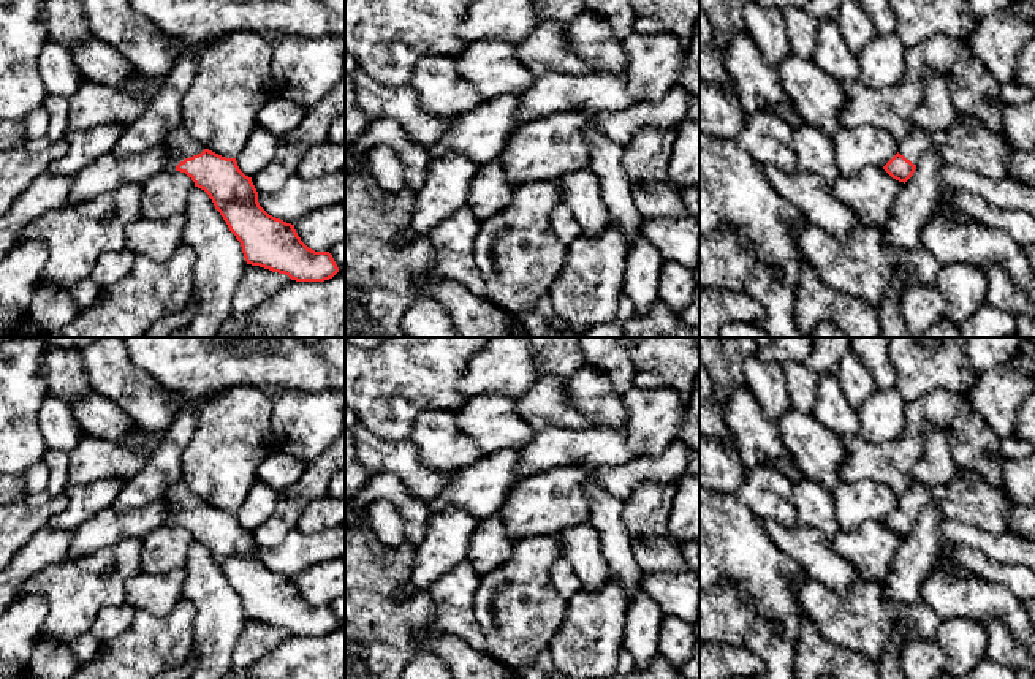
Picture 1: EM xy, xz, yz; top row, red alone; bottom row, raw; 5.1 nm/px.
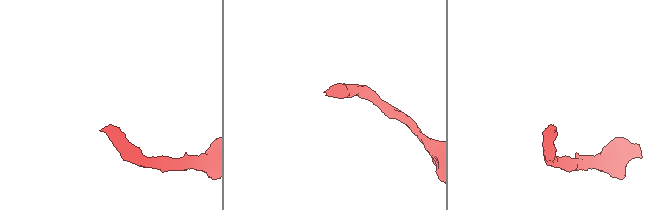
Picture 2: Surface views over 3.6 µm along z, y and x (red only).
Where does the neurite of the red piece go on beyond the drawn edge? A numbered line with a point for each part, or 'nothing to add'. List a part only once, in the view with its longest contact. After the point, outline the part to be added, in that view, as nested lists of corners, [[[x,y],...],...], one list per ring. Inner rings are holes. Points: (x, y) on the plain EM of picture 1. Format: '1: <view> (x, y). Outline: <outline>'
1: xy (181, 499). Outline: [[[182,480],[171,484],[163,499],[169,503],[169,524],[176,524],[180,516],[198,510],[206,503],[193,494]]]

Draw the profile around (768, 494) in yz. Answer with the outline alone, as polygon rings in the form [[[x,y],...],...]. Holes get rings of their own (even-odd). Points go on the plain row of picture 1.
[[[772,467],[745,470],[737,499],[761,519],[774,519],[787,529],[798,525],[793,506],[793,483]]]

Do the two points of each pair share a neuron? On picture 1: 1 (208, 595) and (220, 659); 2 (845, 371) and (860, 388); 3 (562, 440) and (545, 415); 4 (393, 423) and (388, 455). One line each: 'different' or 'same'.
1: same
2: same
3: different
4: different

